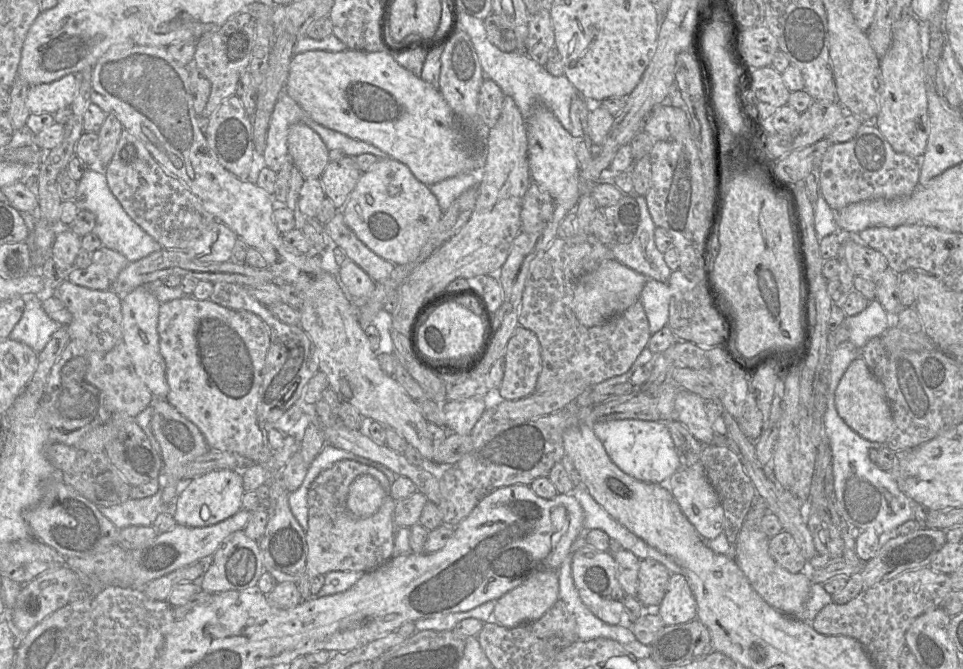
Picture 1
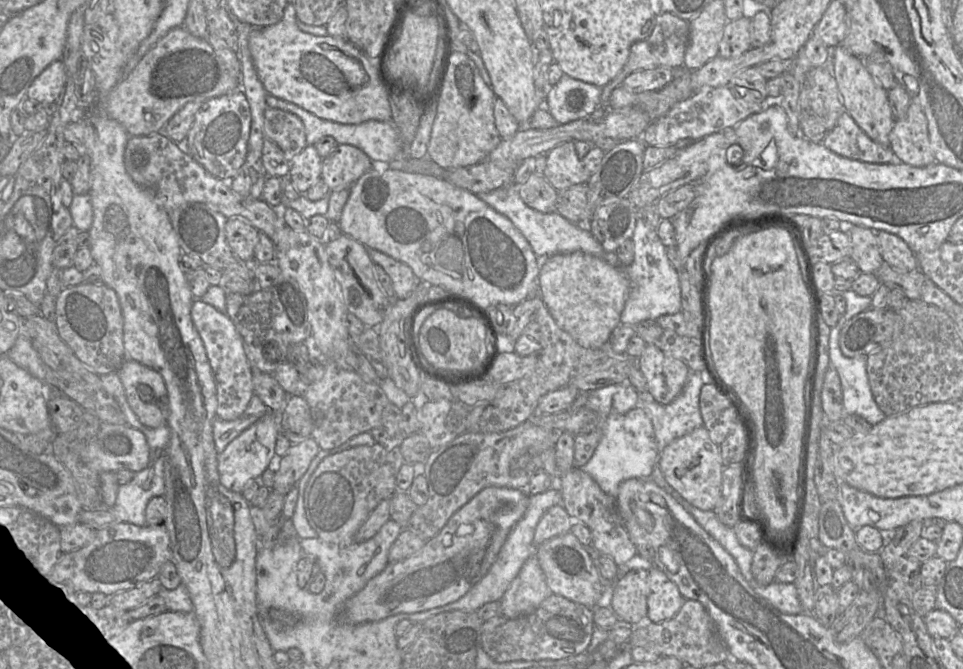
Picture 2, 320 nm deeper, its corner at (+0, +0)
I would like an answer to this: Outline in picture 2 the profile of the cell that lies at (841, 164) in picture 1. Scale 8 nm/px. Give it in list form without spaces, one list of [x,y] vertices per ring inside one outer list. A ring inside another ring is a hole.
[[[846,110],[841,112],[822,143],[840,156],[863,162],[885,164],[896,160],[890,147],[872,140]]]

